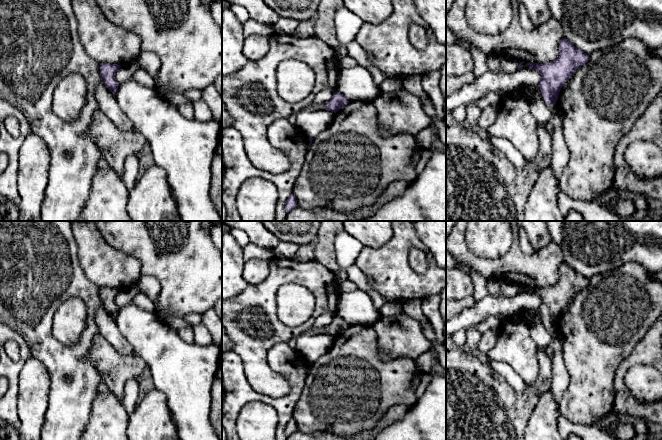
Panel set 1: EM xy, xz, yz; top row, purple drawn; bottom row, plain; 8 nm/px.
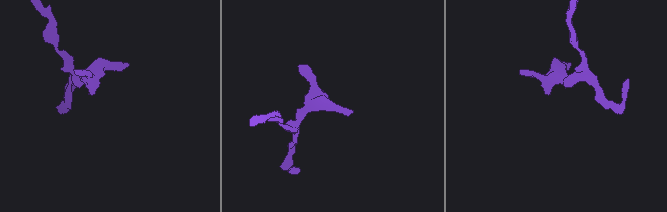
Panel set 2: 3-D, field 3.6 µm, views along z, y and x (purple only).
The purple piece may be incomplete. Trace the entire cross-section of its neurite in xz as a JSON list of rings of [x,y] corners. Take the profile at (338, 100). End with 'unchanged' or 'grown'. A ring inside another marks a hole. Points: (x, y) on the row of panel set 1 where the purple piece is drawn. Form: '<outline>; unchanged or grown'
[[[336,91],[333,94],[332,98],[326,103],[322,103],[315,106],[310,105],[308,109],[311,109],[311,110],[325,109],[325,110],[336,113],[348,103],[349,101],[345,98],[345,96],[341,94],[340,92]]]; grown

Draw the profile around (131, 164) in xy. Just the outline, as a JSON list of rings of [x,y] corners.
[[[132,154],[126,157],[123,165],[123,175],[121,177],[123,183],[129,191],[135,186],[136,180],[139,178],[139,155]]]

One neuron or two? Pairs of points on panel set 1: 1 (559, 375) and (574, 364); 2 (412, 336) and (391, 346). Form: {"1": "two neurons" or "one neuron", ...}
{"1": "two neurons", "2": "one neuron"}

